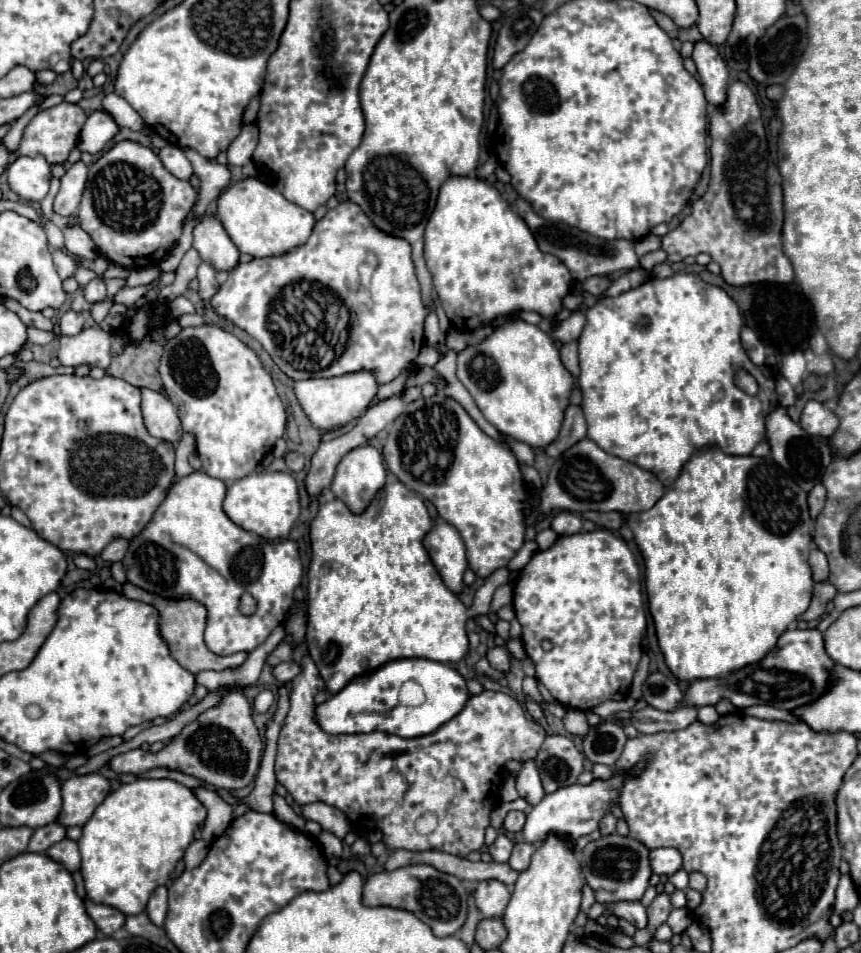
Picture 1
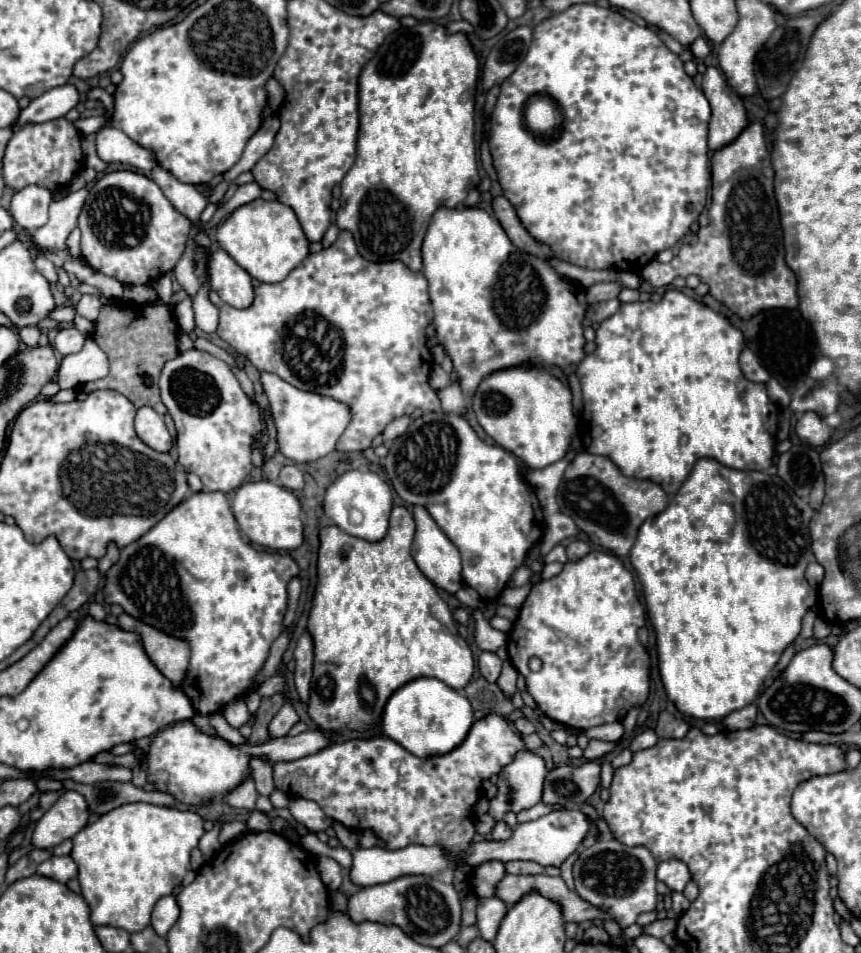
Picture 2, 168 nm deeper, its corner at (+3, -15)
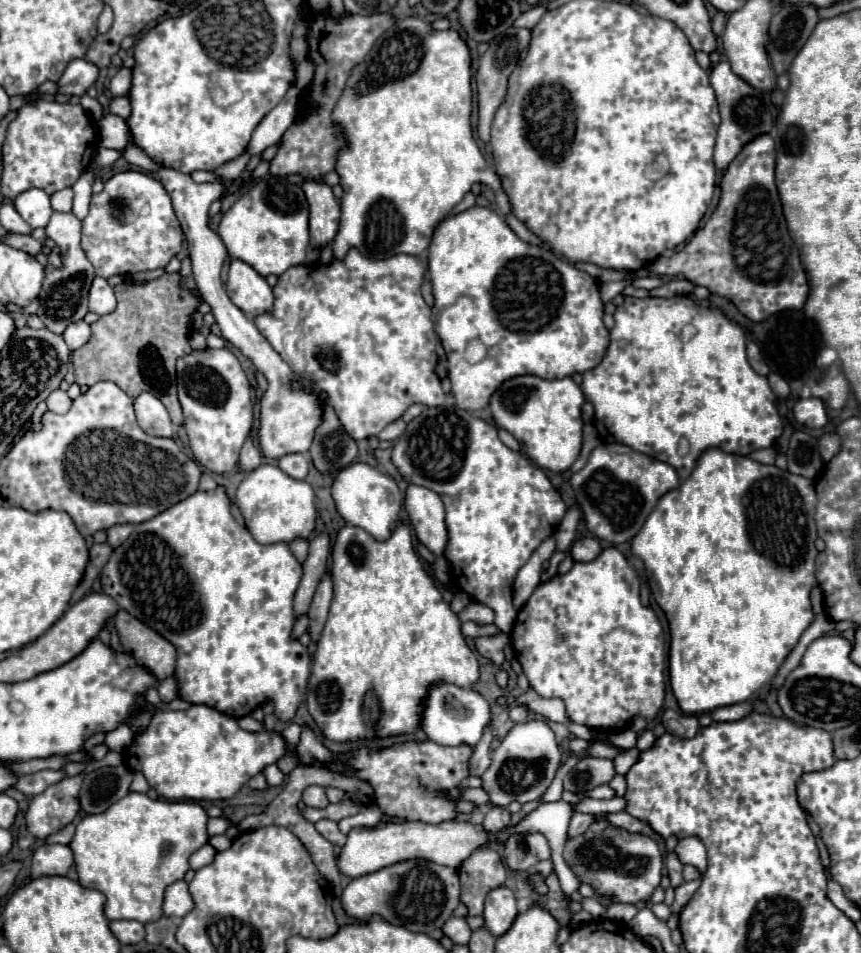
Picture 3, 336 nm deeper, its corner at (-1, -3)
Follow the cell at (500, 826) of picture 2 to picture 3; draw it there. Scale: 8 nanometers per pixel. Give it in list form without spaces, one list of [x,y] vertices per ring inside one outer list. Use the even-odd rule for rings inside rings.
[[[490,807],[484,817],[484,823],[482,823],[482,827],[490,833],[498,833],[498,831],[506,829],[508,825],[510,825],[510,811],[502,809],[502,807]]]

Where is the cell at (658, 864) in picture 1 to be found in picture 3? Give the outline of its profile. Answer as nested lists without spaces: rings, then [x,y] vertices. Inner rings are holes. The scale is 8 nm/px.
[[[696,837],[680,839],[674,853],[678,855],[682,865],[694,865],[696,869],[706,867],[706,849],[704,849],[702,841]]]

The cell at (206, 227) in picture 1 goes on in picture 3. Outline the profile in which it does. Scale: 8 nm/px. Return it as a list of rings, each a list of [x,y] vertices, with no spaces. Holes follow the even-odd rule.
[[[240,259],[230,261],[226,291],[232,303],[240,307],[248,317],[254,317],[272,309],[272,301],[274,301],[272,287],[256,269],[252,269]]]

